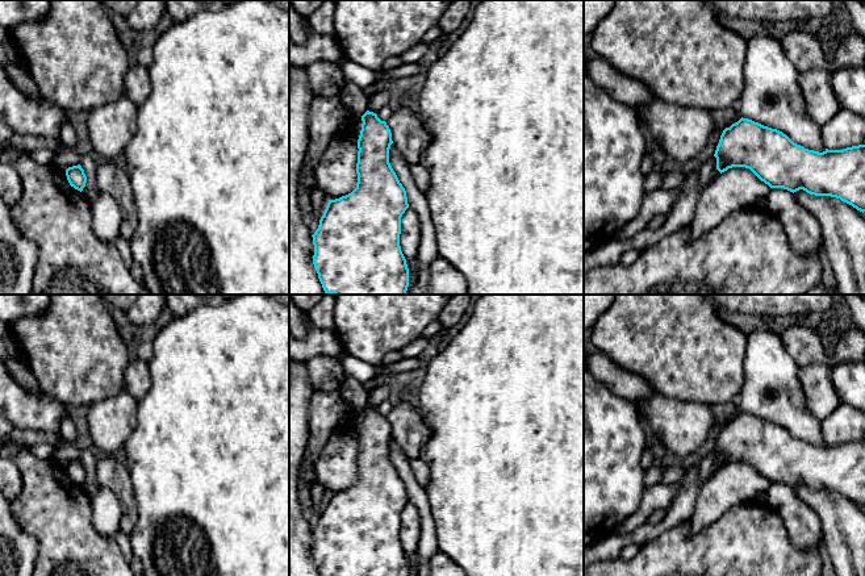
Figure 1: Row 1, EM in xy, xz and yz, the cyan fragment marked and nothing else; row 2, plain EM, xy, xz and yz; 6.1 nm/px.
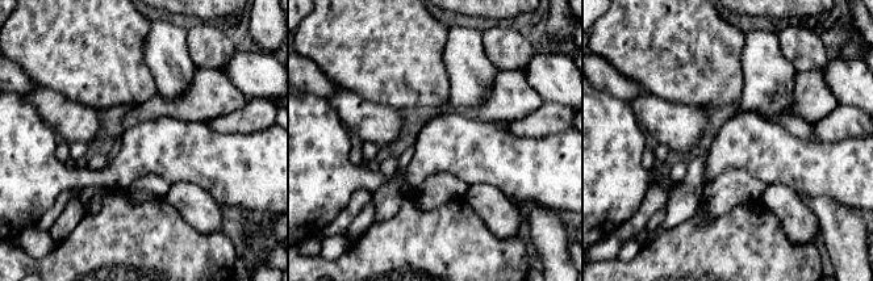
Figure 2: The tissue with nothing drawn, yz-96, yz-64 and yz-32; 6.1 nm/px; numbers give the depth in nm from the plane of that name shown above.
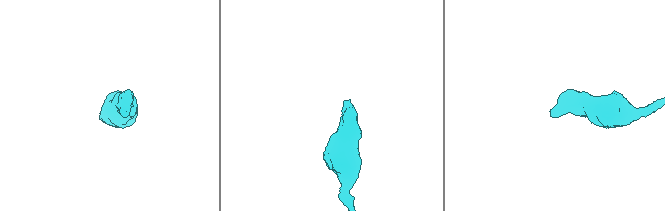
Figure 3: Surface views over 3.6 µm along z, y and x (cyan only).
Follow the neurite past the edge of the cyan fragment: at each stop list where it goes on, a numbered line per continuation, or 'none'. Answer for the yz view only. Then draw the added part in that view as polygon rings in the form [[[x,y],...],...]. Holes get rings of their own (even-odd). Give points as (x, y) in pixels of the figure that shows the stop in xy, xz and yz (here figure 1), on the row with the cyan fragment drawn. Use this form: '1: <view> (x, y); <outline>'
none

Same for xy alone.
none

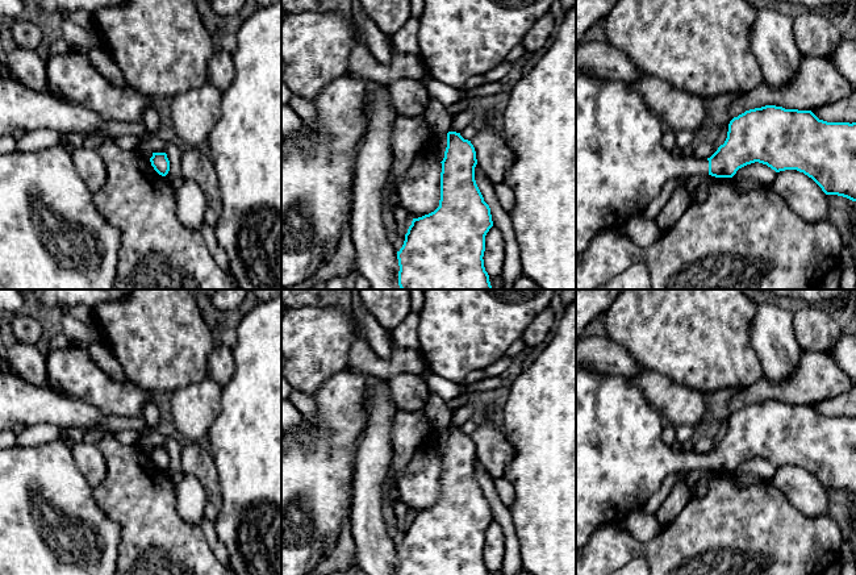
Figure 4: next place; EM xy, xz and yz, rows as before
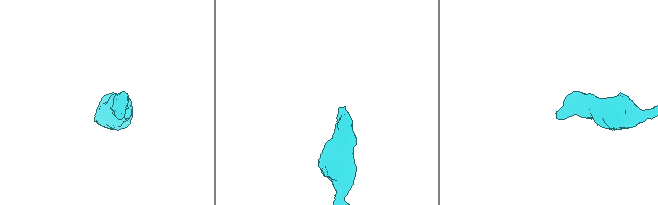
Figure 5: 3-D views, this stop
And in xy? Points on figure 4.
none

